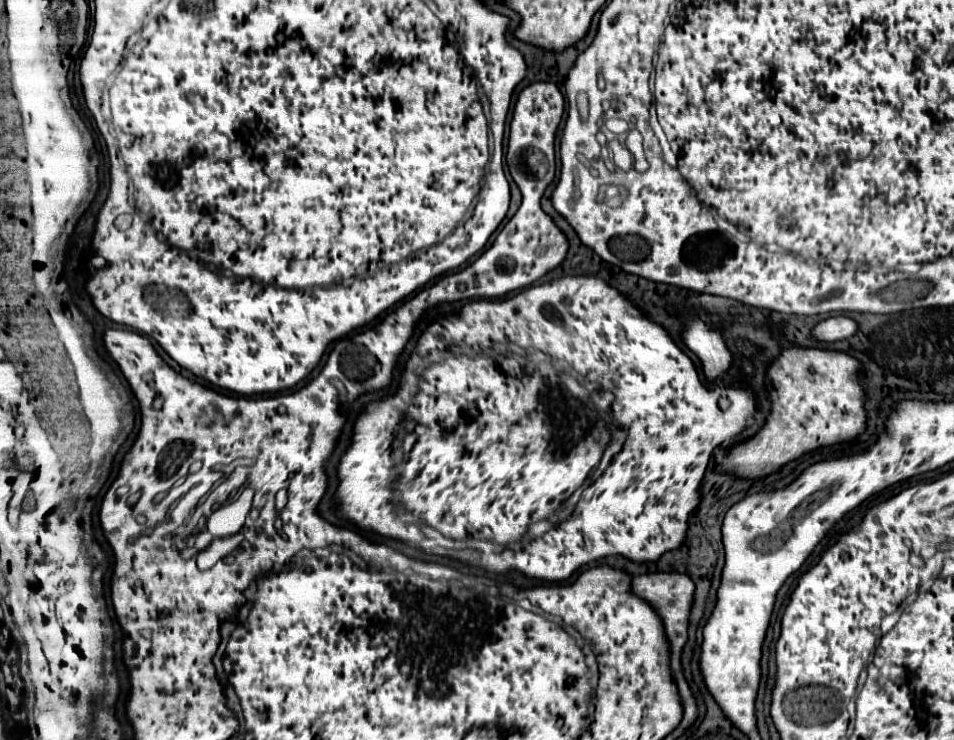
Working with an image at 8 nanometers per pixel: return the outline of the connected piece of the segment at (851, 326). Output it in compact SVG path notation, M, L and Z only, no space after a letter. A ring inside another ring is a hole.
M830 317L826 321L820 321L812 329L812 339L824 341L824 343L834 343L834 341L842 341L842 339L850 337L852 333L856 333L856 323L852 319L848 319L848 317Z

